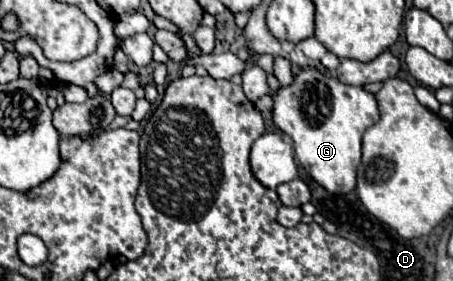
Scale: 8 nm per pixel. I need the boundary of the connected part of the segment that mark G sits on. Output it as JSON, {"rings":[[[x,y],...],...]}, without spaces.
{"rings":[[[302,69],[294,77],[292,85],[280,87],[274,95],[276,95],[274,97],[274,113],[272,113],[274,115],[274,125],[292,139],[296,159],[308,171],[308,175],[318,185],[322,185],[328,193],[344,195],[344,193],[354,191],[356,189],[356,169],[360,165],[362,135],[380,117],[376,97],[372,93],[364,91],[362,87],[344,85],[334,75],[328,75],[328,73],[318,71],[318,69]]]}

